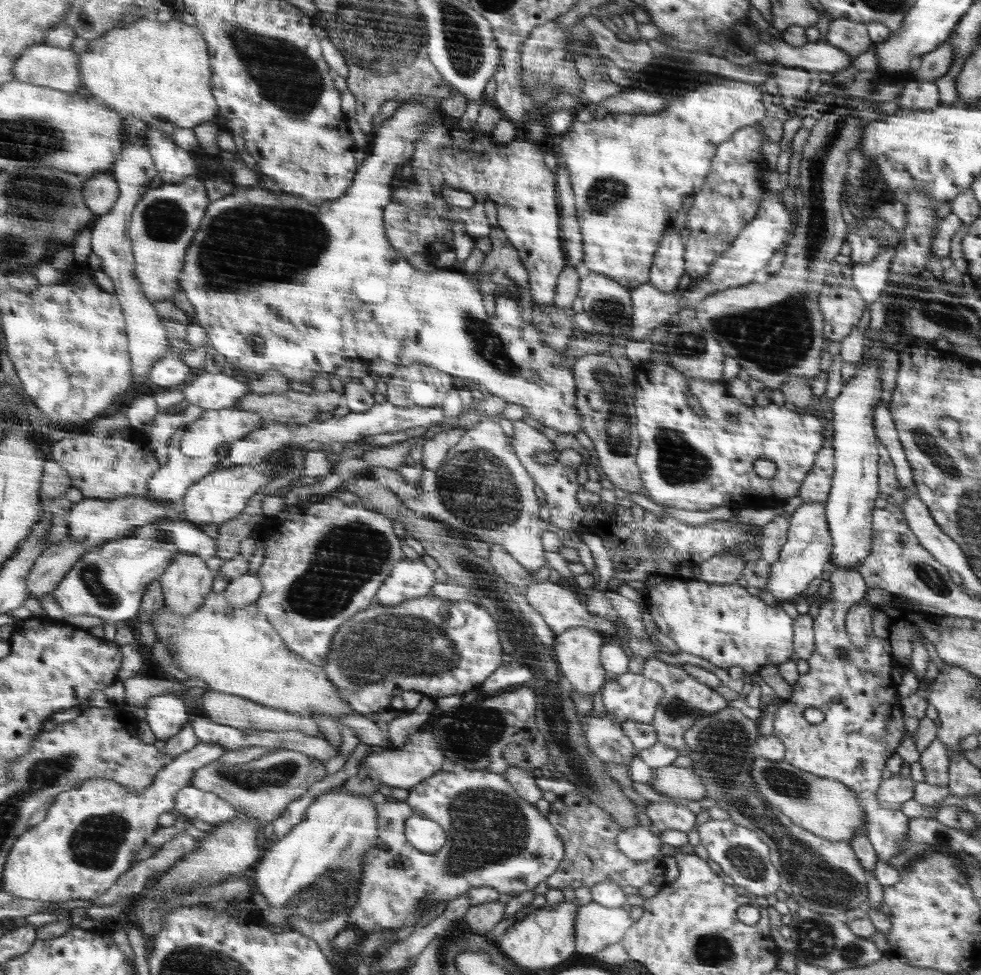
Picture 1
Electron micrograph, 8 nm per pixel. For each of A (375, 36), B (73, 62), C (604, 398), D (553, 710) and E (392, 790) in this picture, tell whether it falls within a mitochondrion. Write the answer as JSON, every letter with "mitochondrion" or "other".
{"A":"mitochondrion","B":"other","C":"mitochondrion","D":"mitochondrion","E":"other"}

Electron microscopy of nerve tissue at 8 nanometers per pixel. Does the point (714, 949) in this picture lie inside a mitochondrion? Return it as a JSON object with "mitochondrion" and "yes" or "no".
{"mitochondrion":"yes"}

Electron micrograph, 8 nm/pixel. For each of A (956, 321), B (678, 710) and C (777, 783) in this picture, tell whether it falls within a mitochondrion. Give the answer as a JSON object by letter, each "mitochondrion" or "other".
{"A":"mitochondrion","B":"mitochondrion","C":"mitochondrion"}

